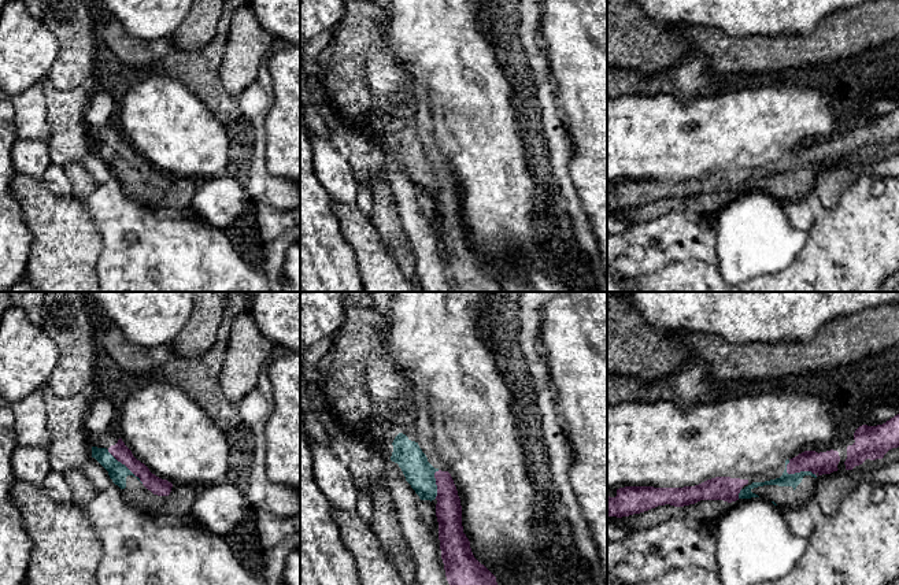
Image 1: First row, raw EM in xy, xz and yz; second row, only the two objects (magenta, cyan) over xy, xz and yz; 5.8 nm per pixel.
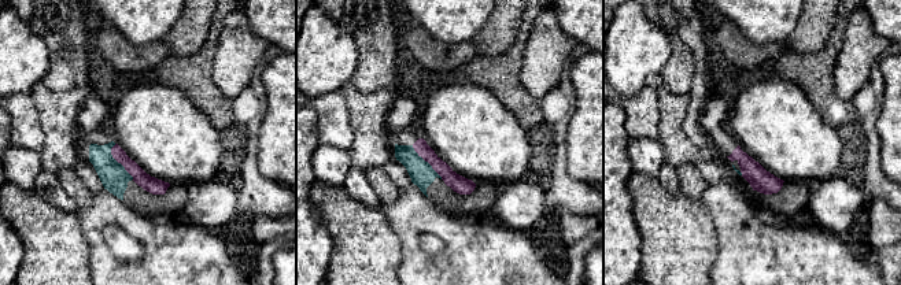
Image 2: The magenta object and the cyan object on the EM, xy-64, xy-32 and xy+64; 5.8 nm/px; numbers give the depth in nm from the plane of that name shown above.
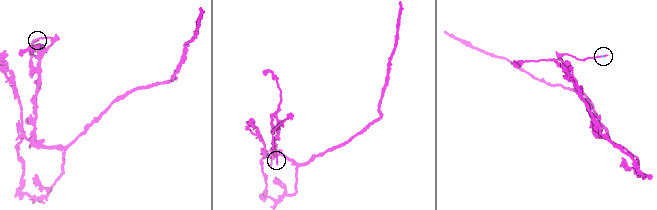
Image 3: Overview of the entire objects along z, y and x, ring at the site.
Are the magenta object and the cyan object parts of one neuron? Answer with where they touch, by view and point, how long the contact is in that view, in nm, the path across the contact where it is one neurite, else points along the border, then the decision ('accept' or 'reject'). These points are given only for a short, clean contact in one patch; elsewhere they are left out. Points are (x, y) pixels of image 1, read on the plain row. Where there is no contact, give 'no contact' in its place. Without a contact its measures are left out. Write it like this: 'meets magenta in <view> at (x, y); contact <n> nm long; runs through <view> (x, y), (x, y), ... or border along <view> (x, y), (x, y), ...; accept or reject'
meets magenta in yz at (799, 165); contact 200 nm long; reject

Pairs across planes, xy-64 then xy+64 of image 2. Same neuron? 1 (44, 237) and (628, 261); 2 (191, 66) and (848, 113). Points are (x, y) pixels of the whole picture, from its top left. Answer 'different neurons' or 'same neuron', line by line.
1: different neurons
2: same neuron

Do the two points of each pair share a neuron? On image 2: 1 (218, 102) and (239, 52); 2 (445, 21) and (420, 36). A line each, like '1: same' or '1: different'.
1: different
2: different

